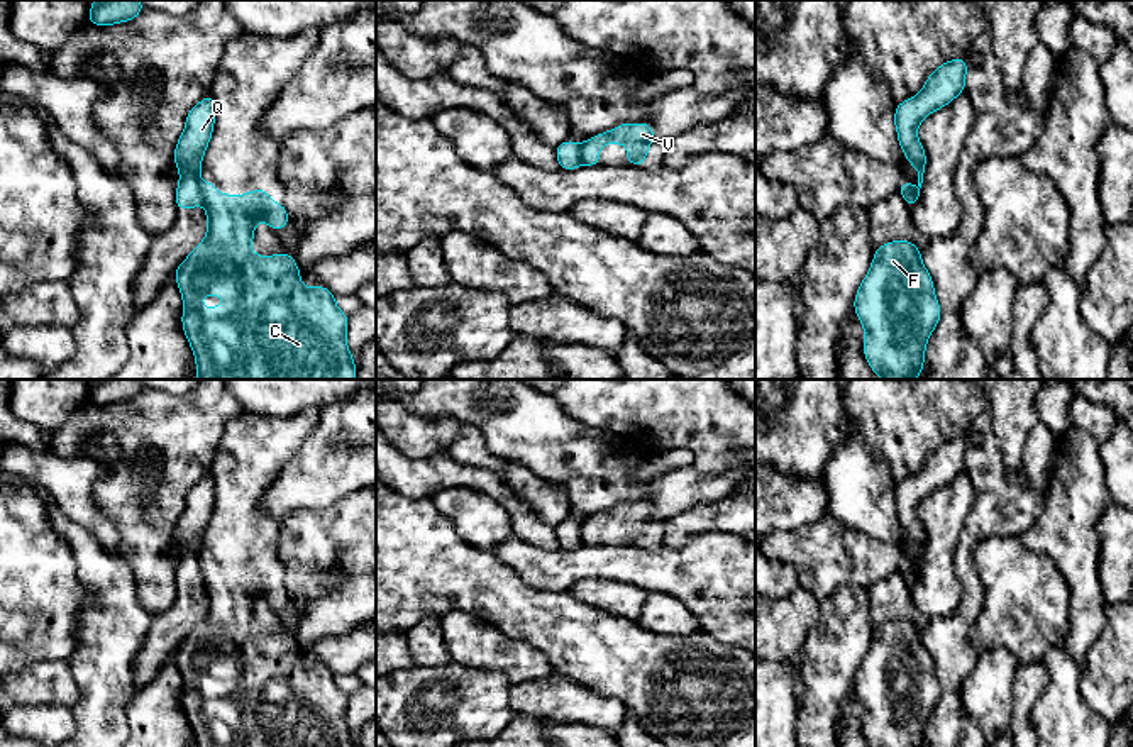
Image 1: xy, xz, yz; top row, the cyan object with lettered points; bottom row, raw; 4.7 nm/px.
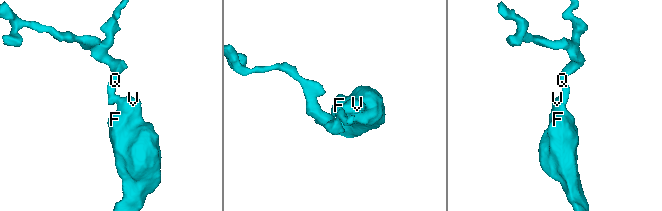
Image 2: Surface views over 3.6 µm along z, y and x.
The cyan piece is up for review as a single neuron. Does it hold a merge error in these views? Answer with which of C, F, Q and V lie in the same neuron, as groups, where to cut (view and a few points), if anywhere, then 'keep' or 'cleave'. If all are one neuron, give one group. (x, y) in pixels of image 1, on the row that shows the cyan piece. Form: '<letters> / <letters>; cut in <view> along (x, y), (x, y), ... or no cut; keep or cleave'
C F V / Q; cut in xy along (198, 182), (204, 202); cleave

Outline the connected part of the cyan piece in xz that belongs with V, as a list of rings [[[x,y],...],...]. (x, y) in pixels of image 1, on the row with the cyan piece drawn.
[[[620,124],[613,130],[596,134],[594,137],[584,141],[581,144],[581,159],[583,164],[598,166],[601,144],[627,144],[628,164],[642,166],[652,142],[655,142],[655,139],[650,124]]]

